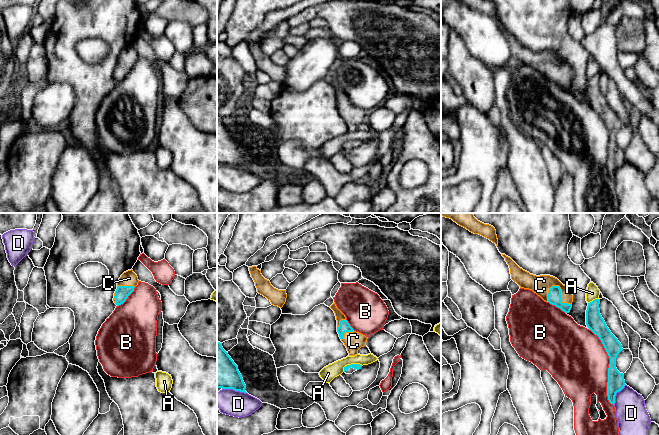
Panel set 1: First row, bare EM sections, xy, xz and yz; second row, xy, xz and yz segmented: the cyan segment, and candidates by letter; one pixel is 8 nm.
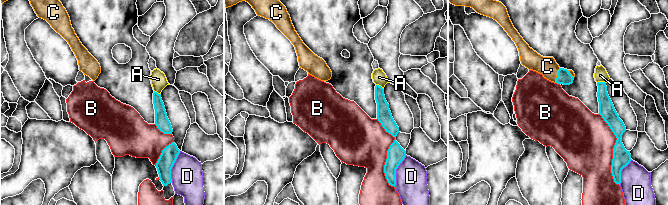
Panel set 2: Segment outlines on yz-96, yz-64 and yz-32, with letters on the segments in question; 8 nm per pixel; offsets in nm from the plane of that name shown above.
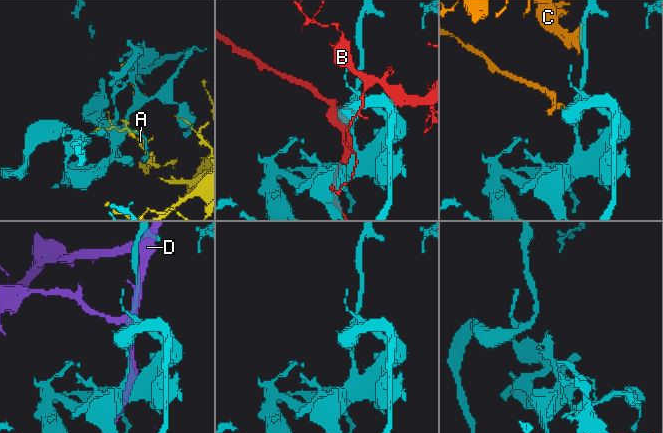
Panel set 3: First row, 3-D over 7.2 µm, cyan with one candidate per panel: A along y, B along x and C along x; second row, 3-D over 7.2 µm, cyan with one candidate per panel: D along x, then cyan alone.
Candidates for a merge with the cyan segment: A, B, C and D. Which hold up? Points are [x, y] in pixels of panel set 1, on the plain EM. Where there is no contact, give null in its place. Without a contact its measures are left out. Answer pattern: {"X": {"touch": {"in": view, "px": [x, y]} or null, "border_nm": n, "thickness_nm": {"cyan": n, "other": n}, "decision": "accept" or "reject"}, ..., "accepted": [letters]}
{"A": {"touch": {"in": "xz", "px": [351, 140]}, "border_nm": 170, "thickness_nm": {"cyan": 50, "other": 120}, "decision": "reject"}, "B": {"touch": {"in": "yz", "px": [609, 142]}, "border_nm": 650, "thickness_nm": {"cyan": 140, "other": 460}, "decision": "reject"}, "C": {"touch": {"in": "yz", "px": [560, 70]}, "border_nm": 220, "thickness_nm": {"cyan": 110, "other": 150}, "decision": "accept"}, "D": {"touch": {"in": "xz", "px": [234, 165]}, "border_nm": 200, "thickness_nm": {"cyan": 280, "other": 200}, "decision": "reject"}, "accepted": ["C"]}

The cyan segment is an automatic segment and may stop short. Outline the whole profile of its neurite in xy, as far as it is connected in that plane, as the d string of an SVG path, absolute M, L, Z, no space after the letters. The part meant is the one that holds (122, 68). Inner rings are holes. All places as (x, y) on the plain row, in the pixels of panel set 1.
M132 45L124 48L117 59L117 65L113 74L114 79L117 82L123 80L128 72L134 67L134 64L138 61L138 58L138 53Z

